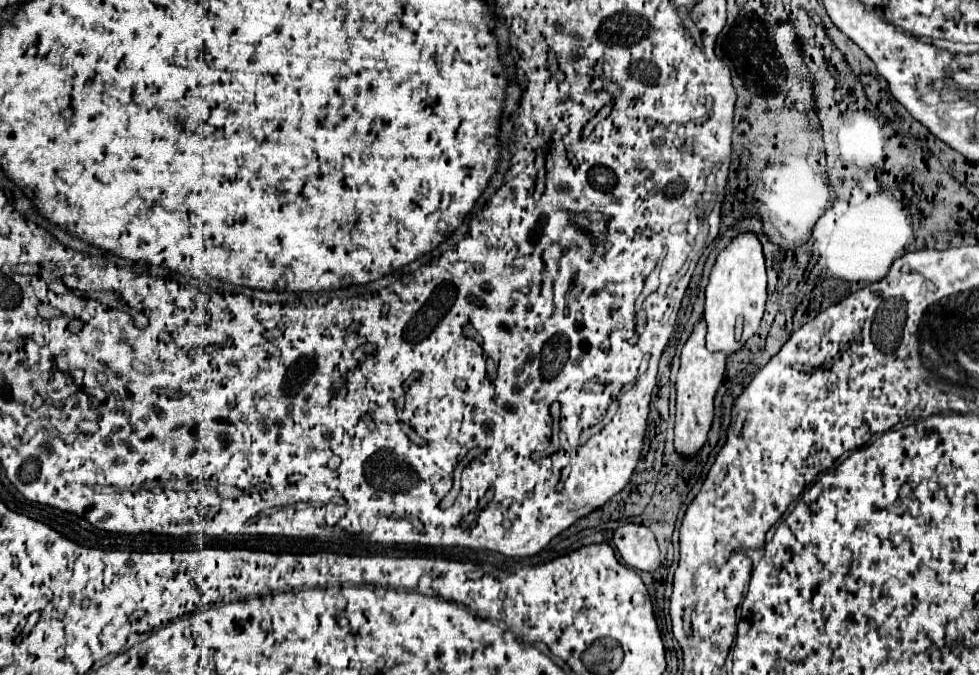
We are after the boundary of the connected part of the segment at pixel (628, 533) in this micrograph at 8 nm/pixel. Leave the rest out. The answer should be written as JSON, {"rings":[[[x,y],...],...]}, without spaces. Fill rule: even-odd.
{"rings":[[[624,521],[614,531],[612,541],[628,567],[634,567],[640,571],[658,569],[658,565],[660,565],[658,543],[654,539],[654,533],[646,525]]]}

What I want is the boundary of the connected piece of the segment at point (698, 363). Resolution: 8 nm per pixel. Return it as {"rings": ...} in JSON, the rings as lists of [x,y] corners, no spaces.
{"rings":[[[704,317],[694,325],[688,341],[682,347],[680,355],[680,371],[676,377],[676,451],[692,457],[698,453],[698,449],[706,443],[706,433],[712,425],[712,415],[714,415],[714,395],[716,389],[722,383],[724,377],[724,365],[726,365],[726,355],[724,353],[712,353],[704,345],[706,337],[706,325]]]}

